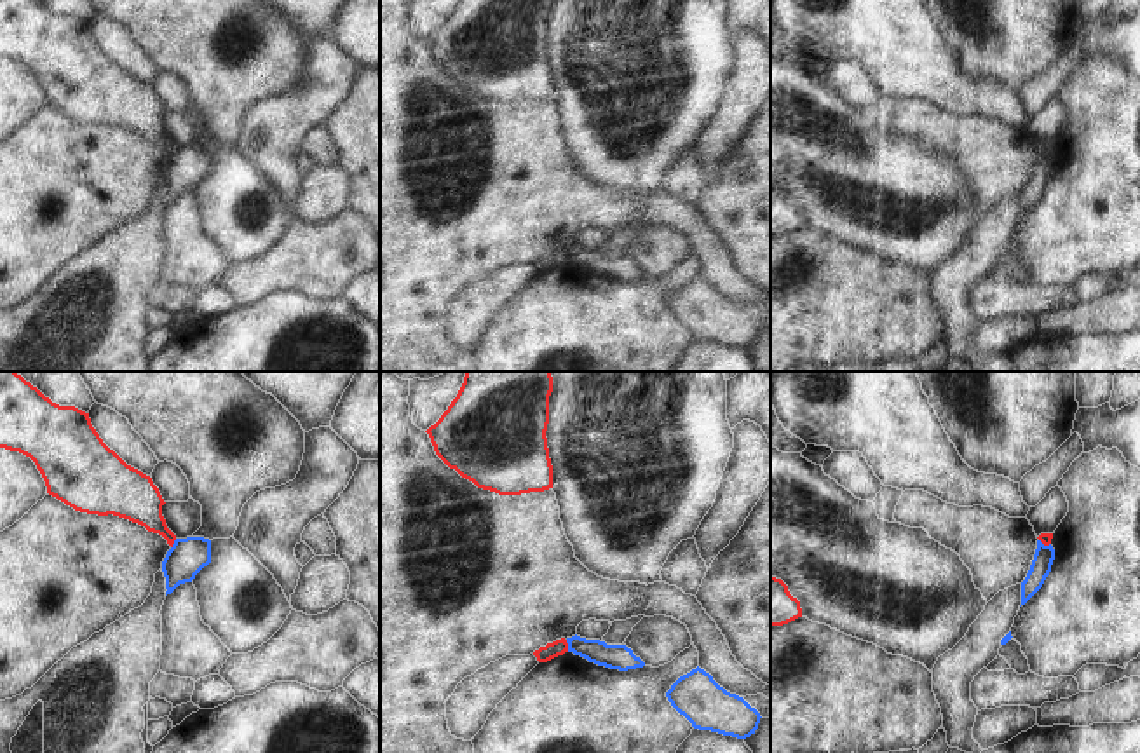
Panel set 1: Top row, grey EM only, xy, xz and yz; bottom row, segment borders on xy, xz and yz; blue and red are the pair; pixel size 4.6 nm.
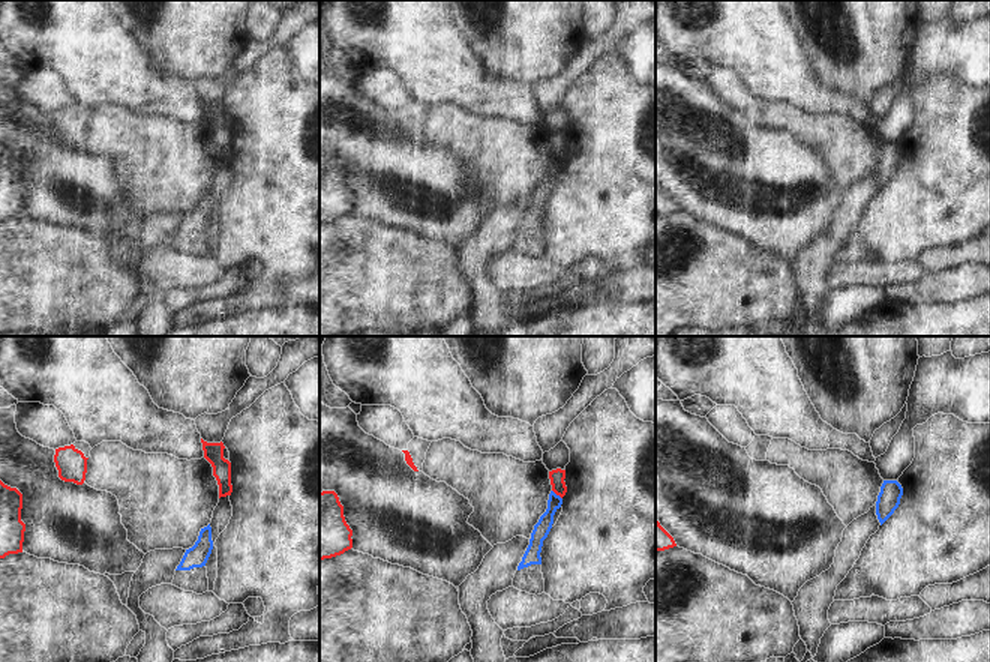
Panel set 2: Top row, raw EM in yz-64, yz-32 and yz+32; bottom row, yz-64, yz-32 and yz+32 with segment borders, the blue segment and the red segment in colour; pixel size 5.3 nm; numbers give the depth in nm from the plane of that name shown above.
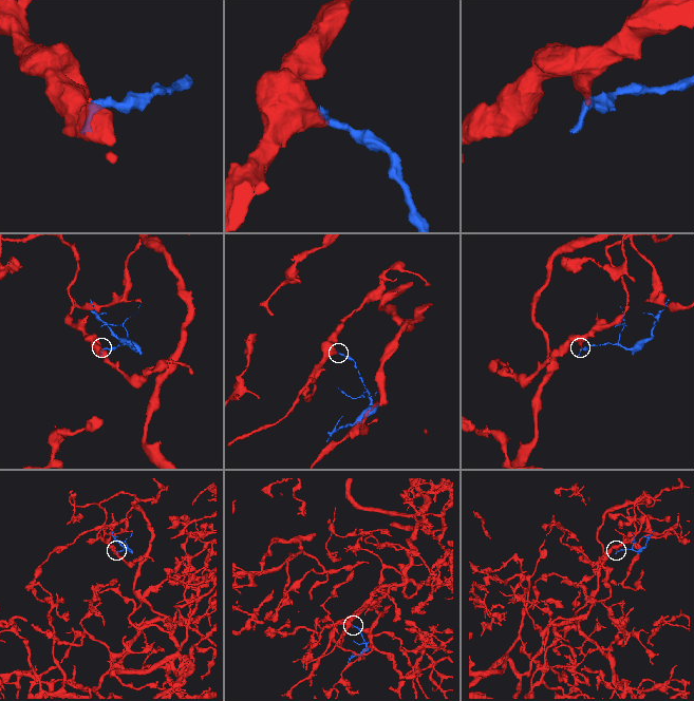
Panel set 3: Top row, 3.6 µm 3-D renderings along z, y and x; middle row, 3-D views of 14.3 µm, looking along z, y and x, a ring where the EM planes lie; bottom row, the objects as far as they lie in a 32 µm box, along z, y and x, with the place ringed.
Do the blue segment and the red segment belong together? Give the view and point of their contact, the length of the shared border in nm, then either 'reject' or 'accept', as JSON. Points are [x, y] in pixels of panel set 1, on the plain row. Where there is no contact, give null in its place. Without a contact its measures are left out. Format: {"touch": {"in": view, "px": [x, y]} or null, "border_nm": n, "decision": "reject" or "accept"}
{"touch": {"in": "xz", "px": [569, 255]}, "border_nm": 60, "decision": "reject"}

